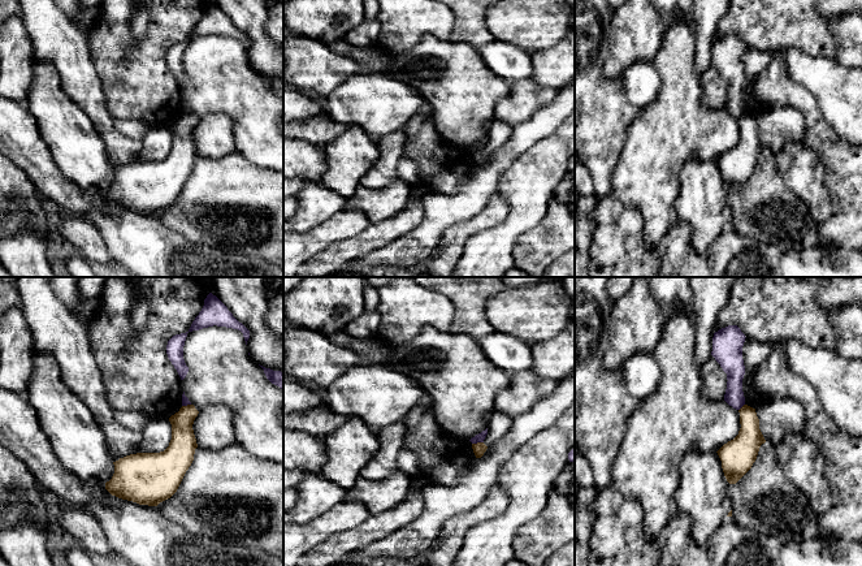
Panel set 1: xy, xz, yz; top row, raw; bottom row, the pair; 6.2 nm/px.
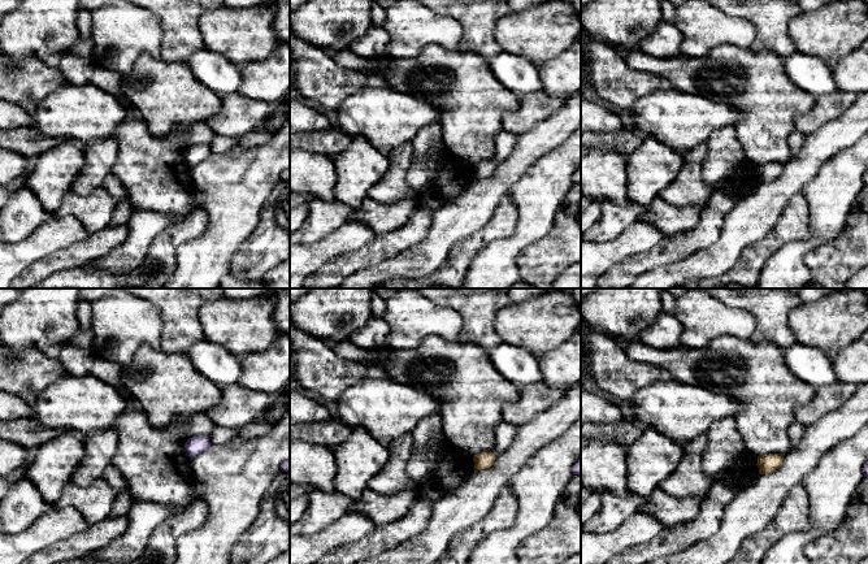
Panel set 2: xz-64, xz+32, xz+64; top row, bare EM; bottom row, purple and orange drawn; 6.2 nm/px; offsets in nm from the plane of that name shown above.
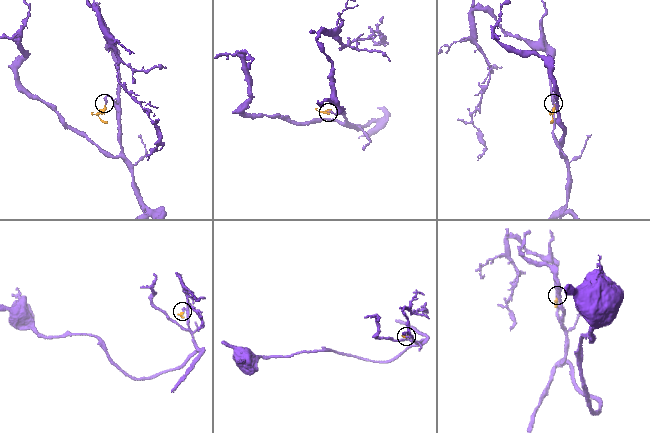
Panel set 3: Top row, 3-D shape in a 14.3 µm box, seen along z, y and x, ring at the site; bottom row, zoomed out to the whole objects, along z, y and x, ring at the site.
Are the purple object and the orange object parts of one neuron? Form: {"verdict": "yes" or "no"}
{"verdict": "no"}

